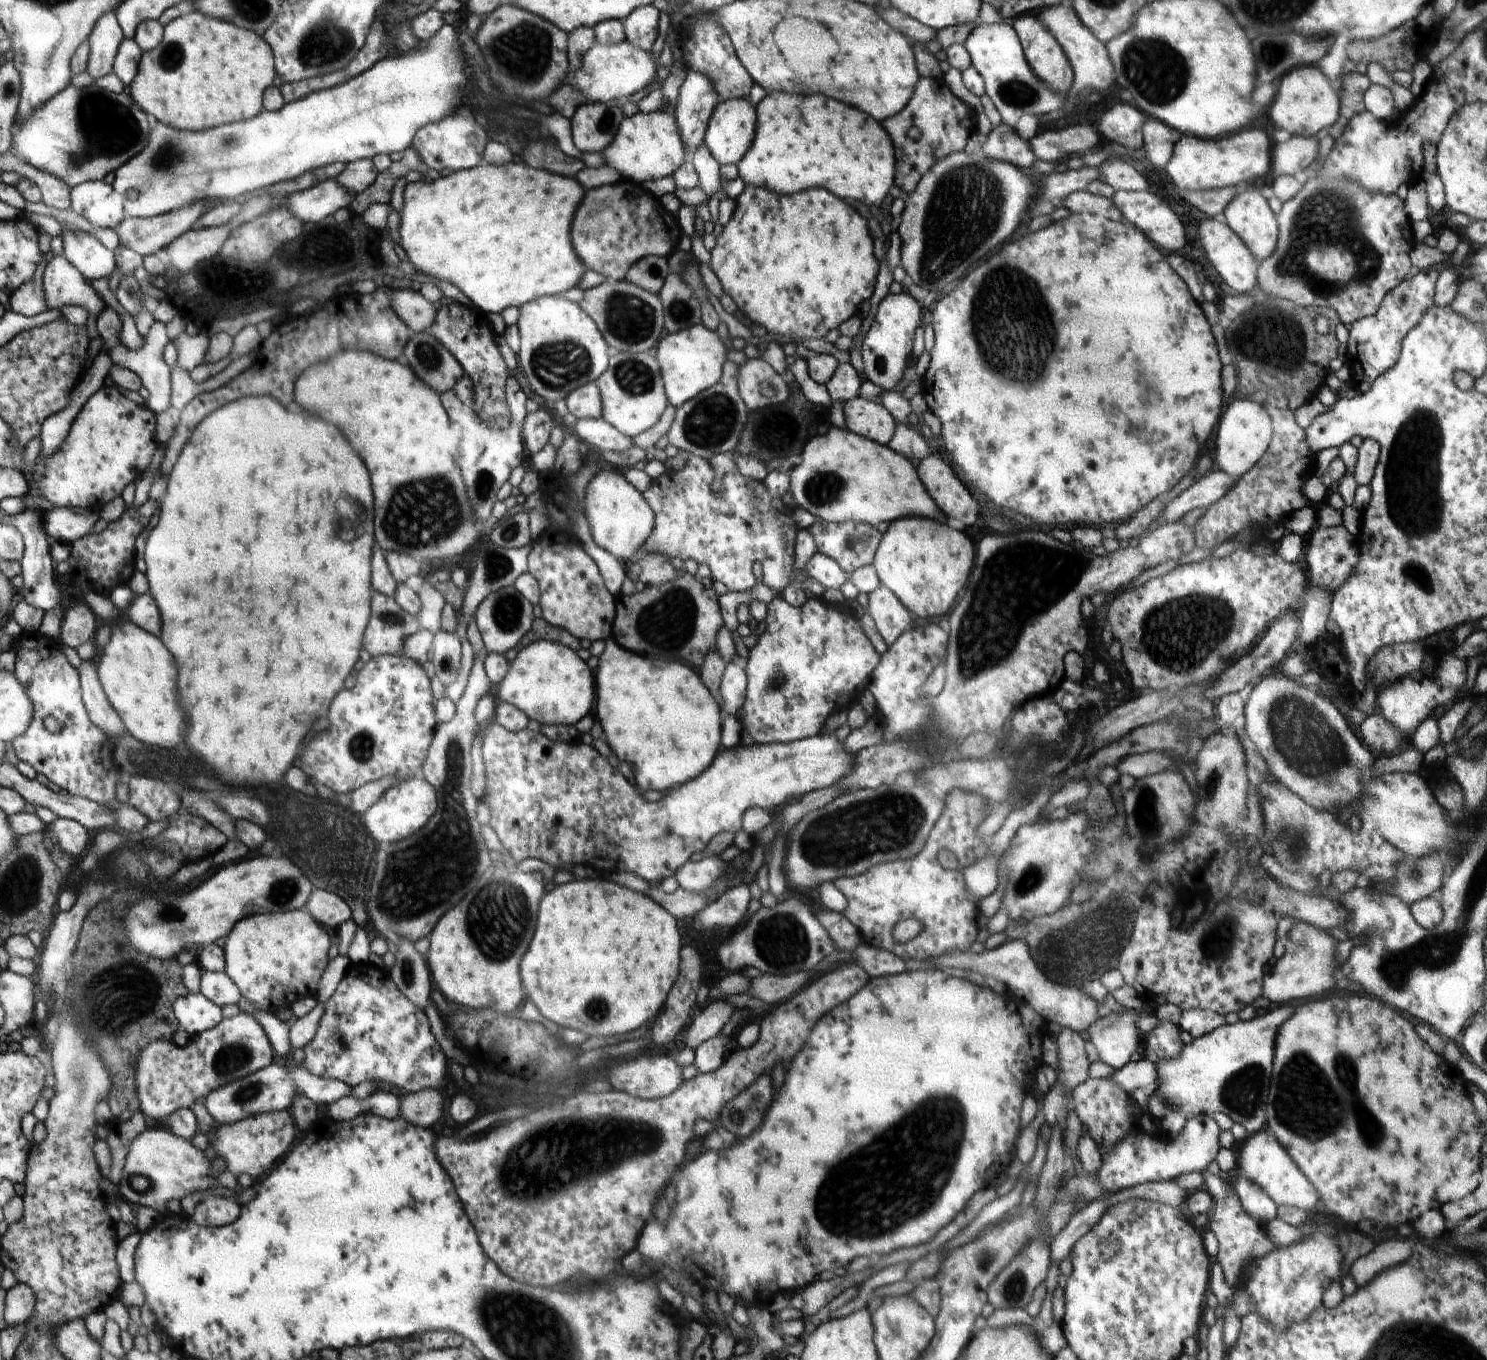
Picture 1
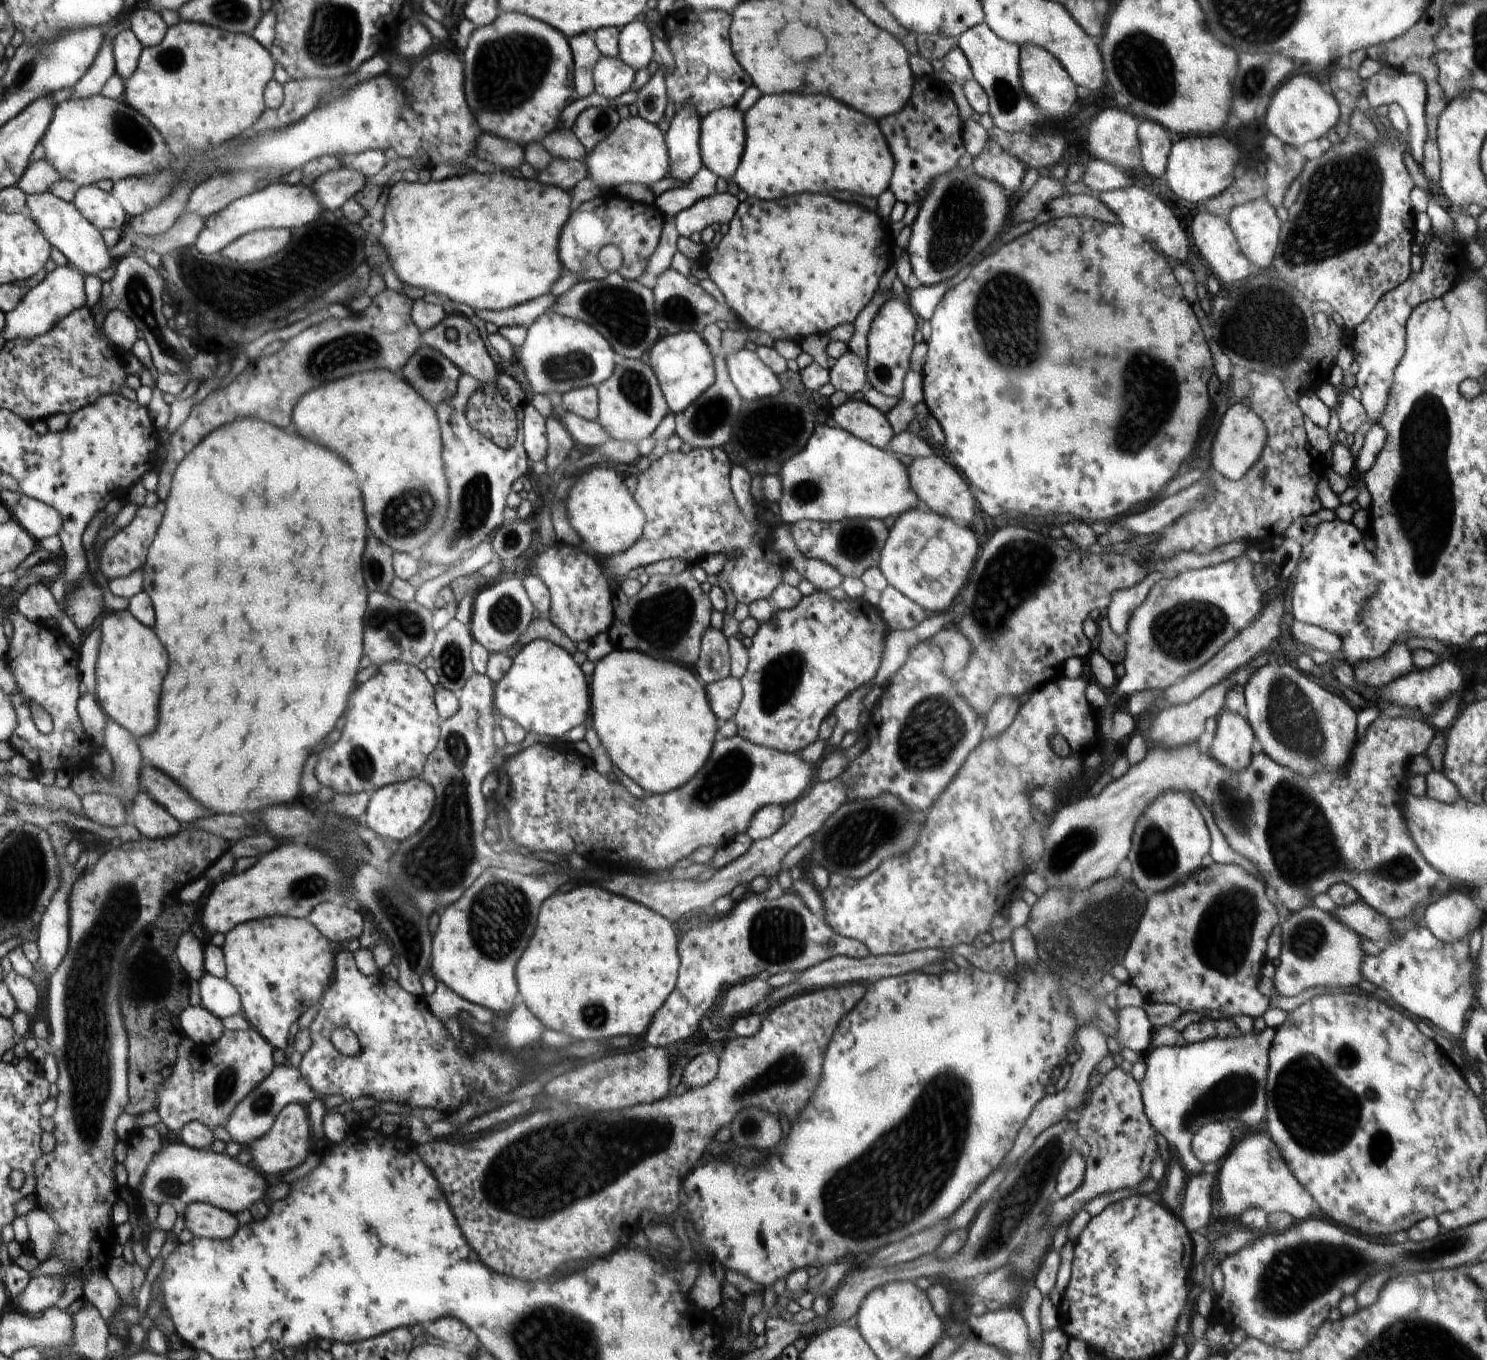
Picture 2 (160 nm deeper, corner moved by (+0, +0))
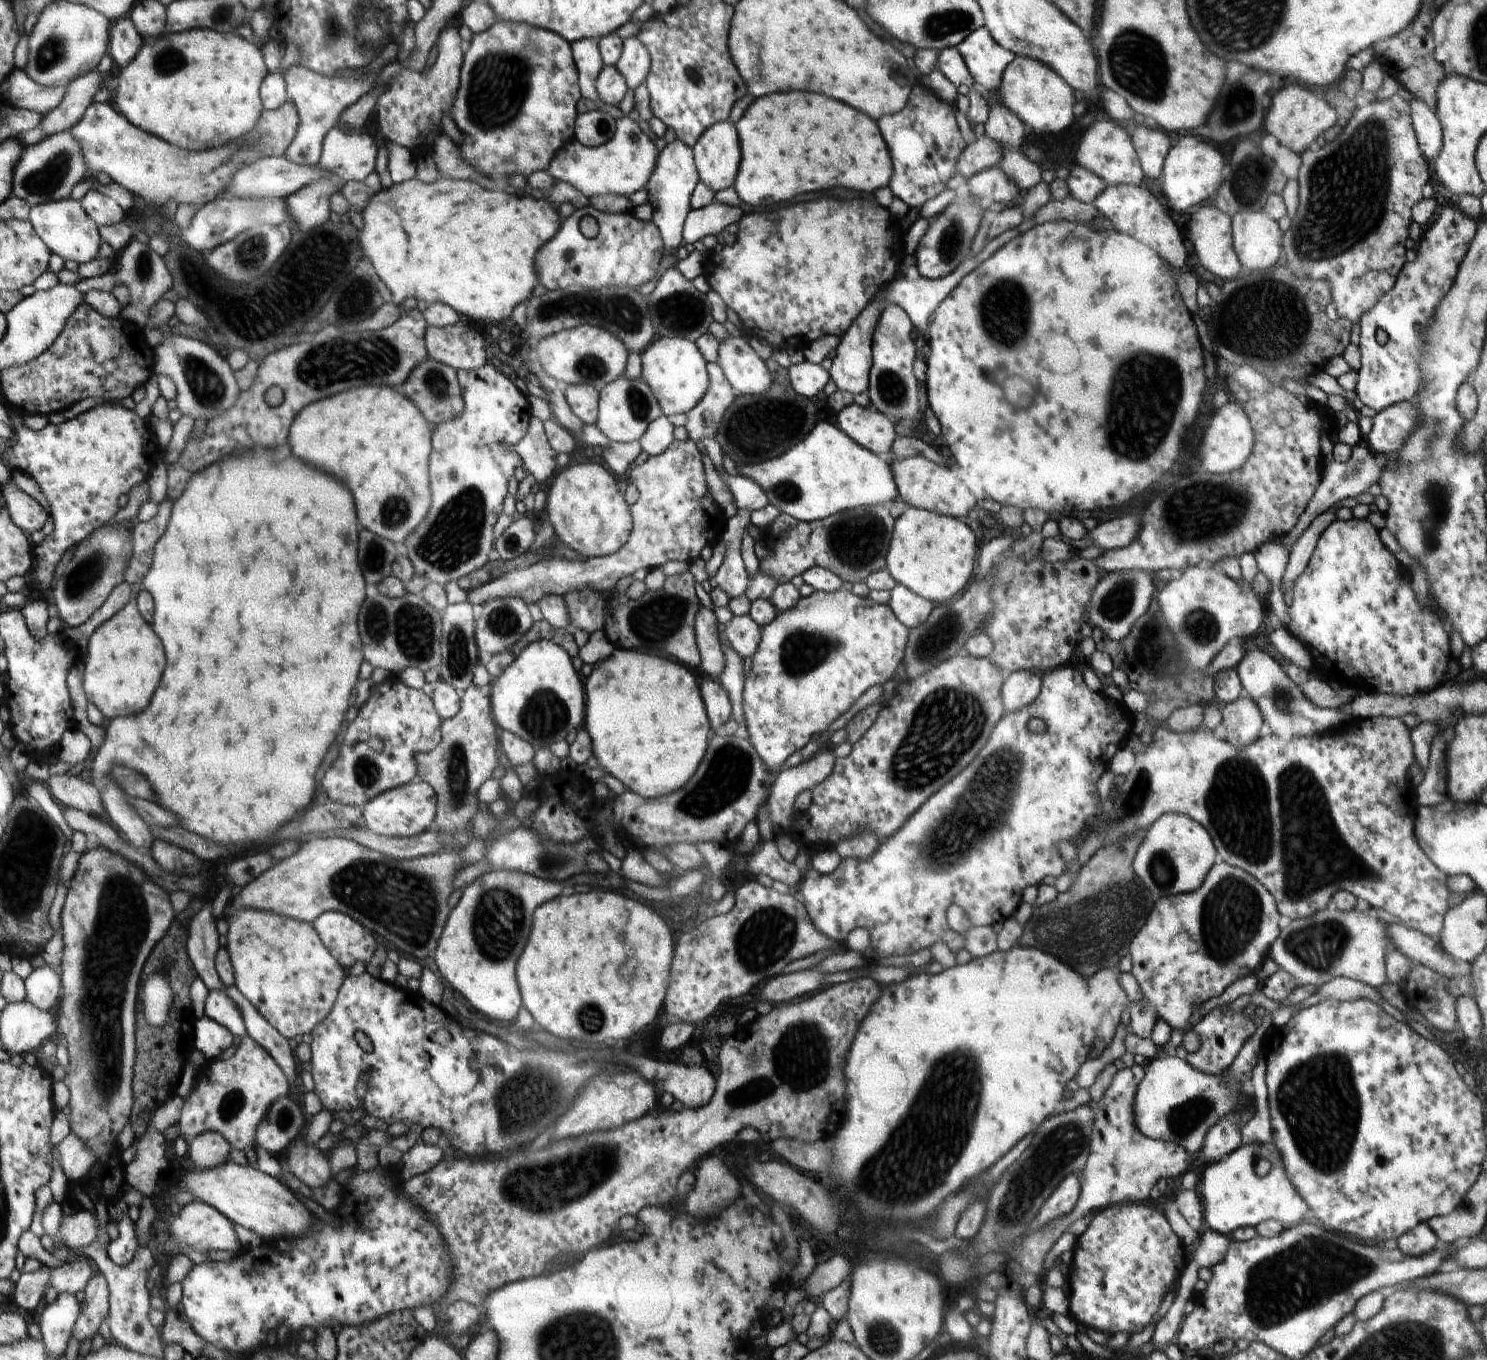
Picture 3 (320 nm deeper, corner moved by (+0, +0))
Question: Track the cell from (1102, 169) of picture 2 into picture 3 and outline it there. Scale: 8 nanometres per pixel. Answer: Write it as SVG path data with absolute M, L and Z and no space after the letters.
M1080 165L1069 172L1066 184L1070 196L1083 203L1093 203L1095 197L1106 188L1103 179Z

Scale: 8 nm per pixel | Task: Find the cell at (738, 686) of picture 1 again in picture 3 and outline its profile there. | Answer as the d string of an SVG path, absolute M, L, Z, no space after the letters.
M705 677L702 681L704 702L707 705L708 718L711 718L712 728L726 724L733 716L732 703L728 693L718 680Z

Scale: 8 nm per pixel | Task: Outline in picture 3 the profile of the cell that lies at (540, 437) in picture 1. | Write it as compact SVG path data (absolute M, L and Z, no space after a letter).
M532 415L528 432L513 446L527 474L540 484L554 474L557 464L557 452L550 446L543 426L544 423Z

